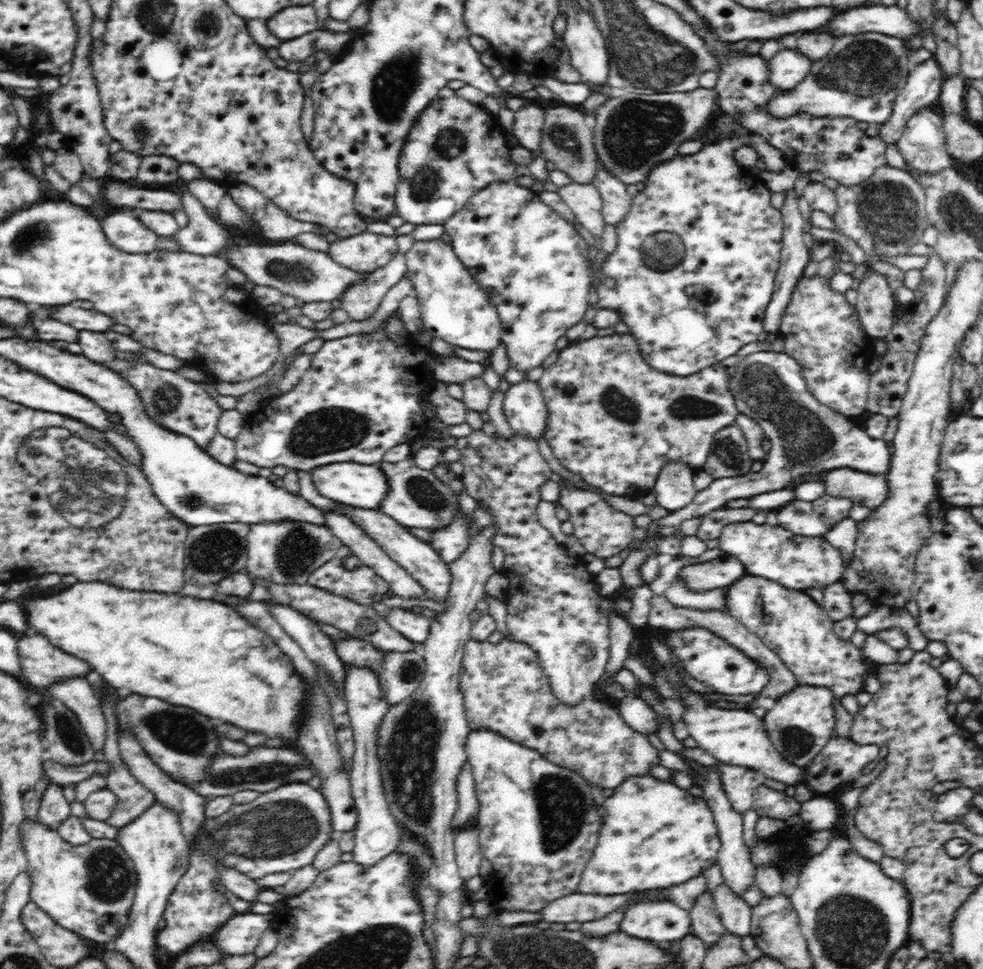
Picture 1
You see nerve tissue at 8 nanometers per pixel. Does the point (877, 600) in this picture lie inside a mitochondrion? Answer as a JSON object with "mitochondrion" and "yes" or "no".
{"mitochondrion":"no"}

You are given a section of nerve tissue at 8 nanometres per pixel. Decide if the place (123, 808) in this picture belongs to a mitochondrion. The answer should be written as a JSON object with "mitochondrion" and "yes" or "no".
{"mitochondrion":"no"}

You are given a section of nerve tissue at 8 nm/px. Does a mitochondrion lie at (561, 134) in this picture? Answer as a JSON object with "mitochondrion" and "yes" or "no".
{"mitochondrion":"yes"}

